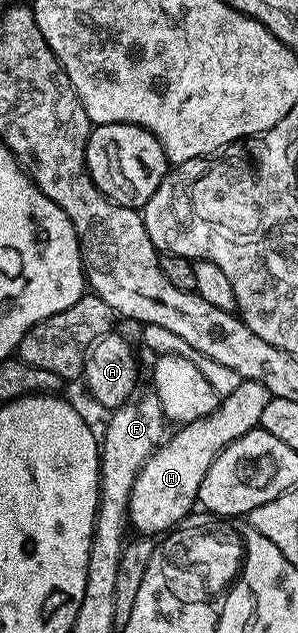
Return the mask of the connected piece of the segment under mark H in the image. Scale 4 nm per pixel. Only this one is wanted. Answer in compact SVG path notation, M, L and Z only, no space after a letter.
M243 379L207 417L178 426L177 432L170 434L145 462L131 489L129 527L145 537L157 537L160 531L176 528L184 520L181 518L195 507L199 485L203 485L203 477L207 477L207 469L211 469L217 454L260 424L270 397L269 390L259 381Z

